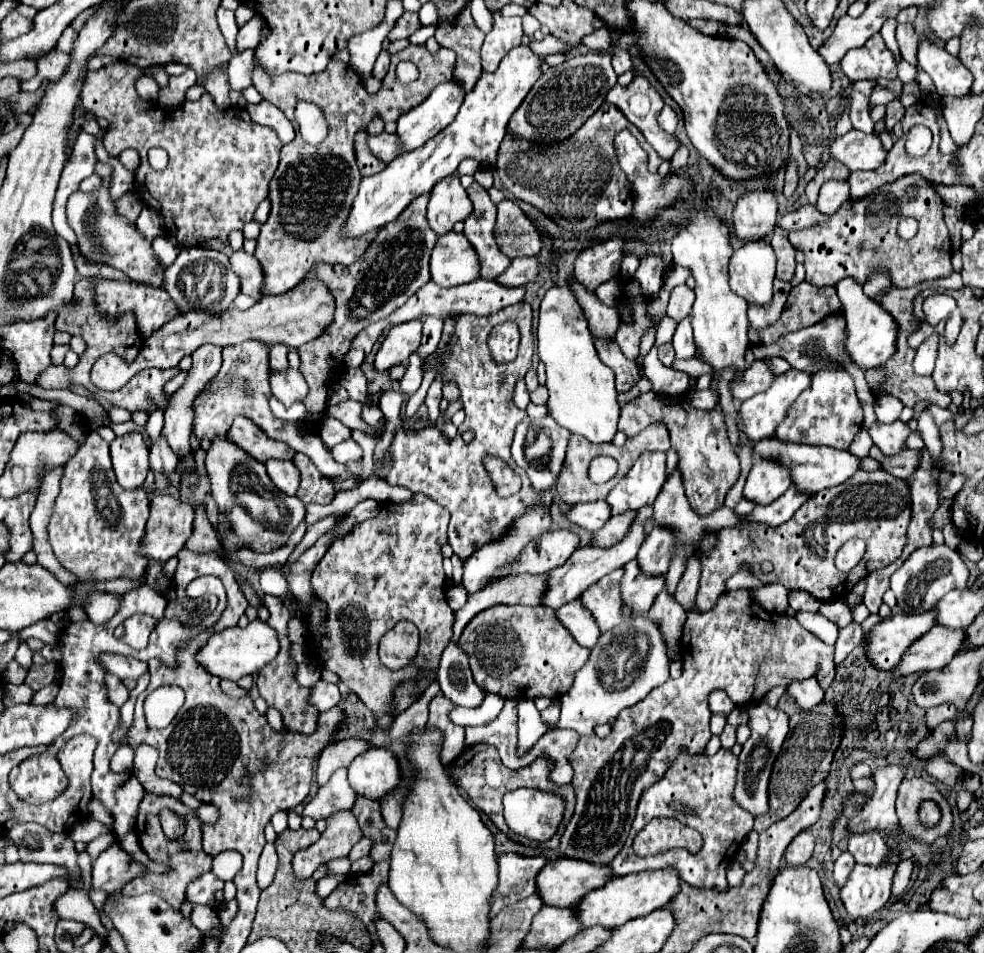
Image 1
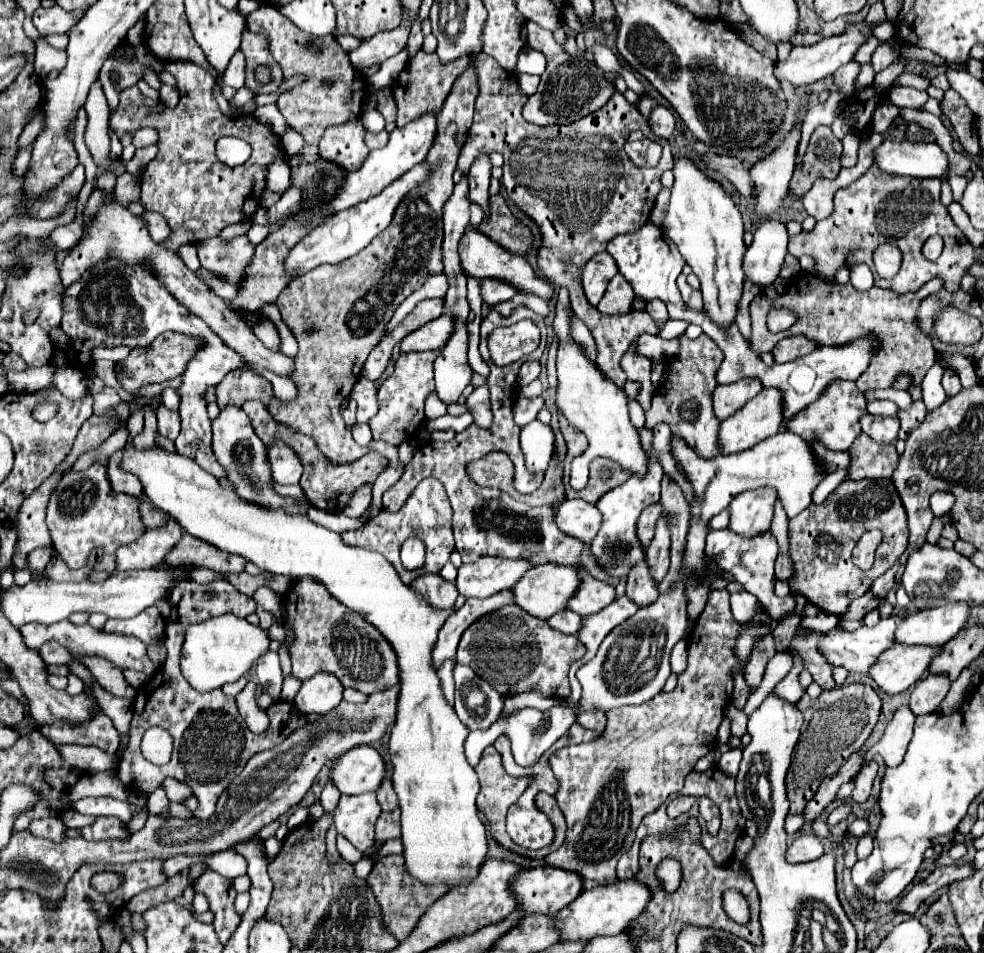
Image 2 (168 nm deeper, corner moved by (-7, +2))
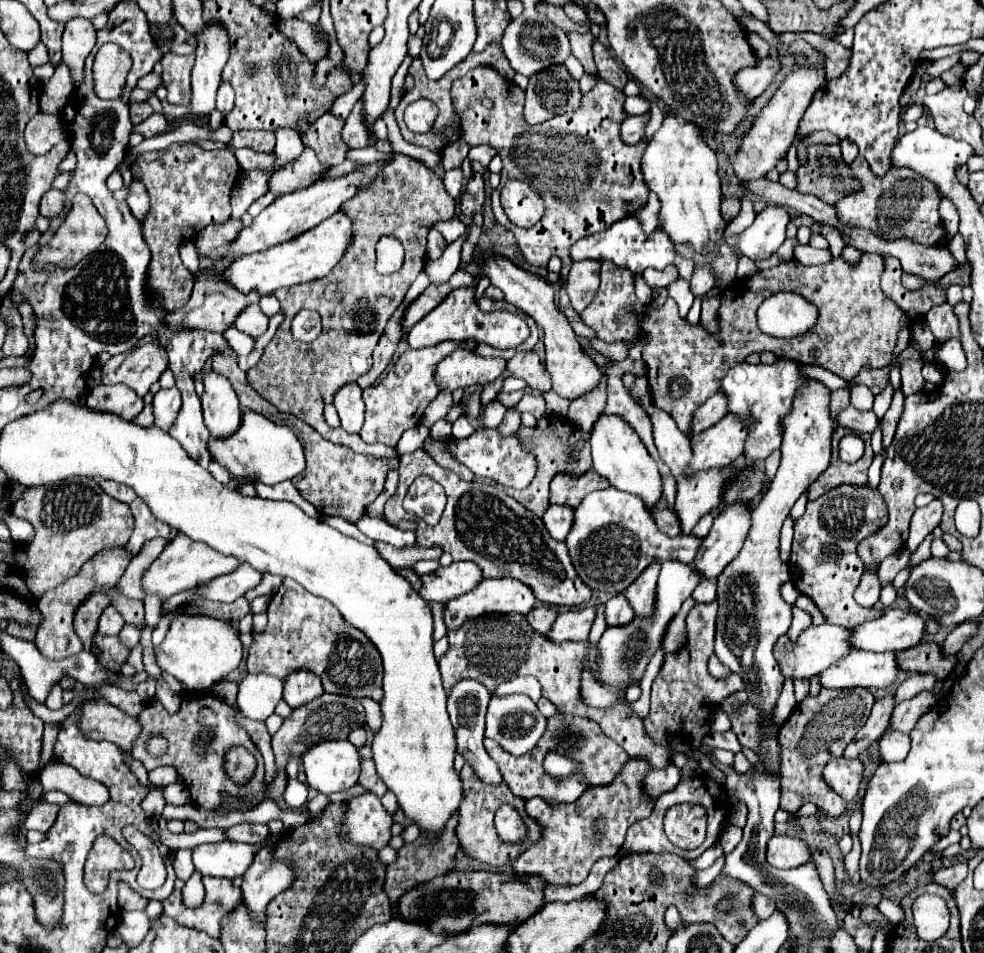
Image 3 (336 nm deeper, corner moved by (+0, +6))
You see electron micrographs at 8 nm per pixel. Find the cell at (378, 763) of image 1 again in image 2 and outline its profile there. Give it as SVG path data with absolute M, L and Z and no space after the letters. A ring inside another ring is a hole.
M368 745L354 747L336 759L328 779L342 795L360 795L380 787L384 777L384 761L376 749Z

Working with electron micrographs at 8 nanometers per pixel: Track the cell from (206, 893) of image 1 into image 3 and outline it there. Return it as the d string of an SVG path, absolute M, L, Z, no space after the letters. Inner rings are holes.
M203 877L205 901L199 909L183 907L182 893L175 889L163 901L163 913L173 917L177 923L193 929L201 929L211 937L221 937L221 921L243 901L241 887L235 887L225 877Z

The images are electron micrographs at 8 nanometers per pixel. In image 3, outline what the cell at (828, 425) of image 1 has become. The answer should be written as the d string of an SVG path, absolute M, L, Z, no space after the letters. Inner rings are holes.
M835 389L831 391L831 417L833 417L833 423L837 423L837 413L845 407L849 407L851 401L849 401L849 389Z

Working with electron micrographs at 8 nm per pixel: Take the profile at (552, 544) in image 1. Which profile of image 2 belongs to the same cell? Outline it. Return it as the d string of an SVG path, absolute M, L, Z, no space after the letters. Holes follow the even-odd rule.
M482 557L476 563L460 565L456 577L458 595L464 597L490 597L508 589L520 579L520 573L528 571L528 561L512 561L498 557Z

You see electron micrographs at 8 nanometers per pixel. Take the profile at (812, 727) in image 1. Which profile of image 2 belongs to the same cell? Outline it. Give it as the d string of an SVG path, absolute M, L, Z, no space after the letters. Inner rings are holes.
M854 683L854 685L822 691L820 697L816 699L810 699L808 695L804 695L798 703L798 709L802 711L804 719L810 719L810 723L800 733L800 741L794 749L796 759L786 777L792 815L802 813L808 803L806 795L810 795L812 799L822 779L834 773L836 769L840 769L840 765L850 757L852 749L860 749L864 741L870 737L880 715L880 697L870 685ZM816 707L822 707L822 709L816 709Z

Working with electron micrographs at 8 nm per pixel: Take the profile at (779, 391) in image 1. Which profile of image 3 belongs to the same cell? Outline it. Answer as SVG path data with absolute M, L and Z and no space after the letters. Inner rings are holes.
M725 415L717 425L691 437L693 461L685 469L685 475L693 475L701 469L723 467L733 461L745 449L745 423L739 417Z

